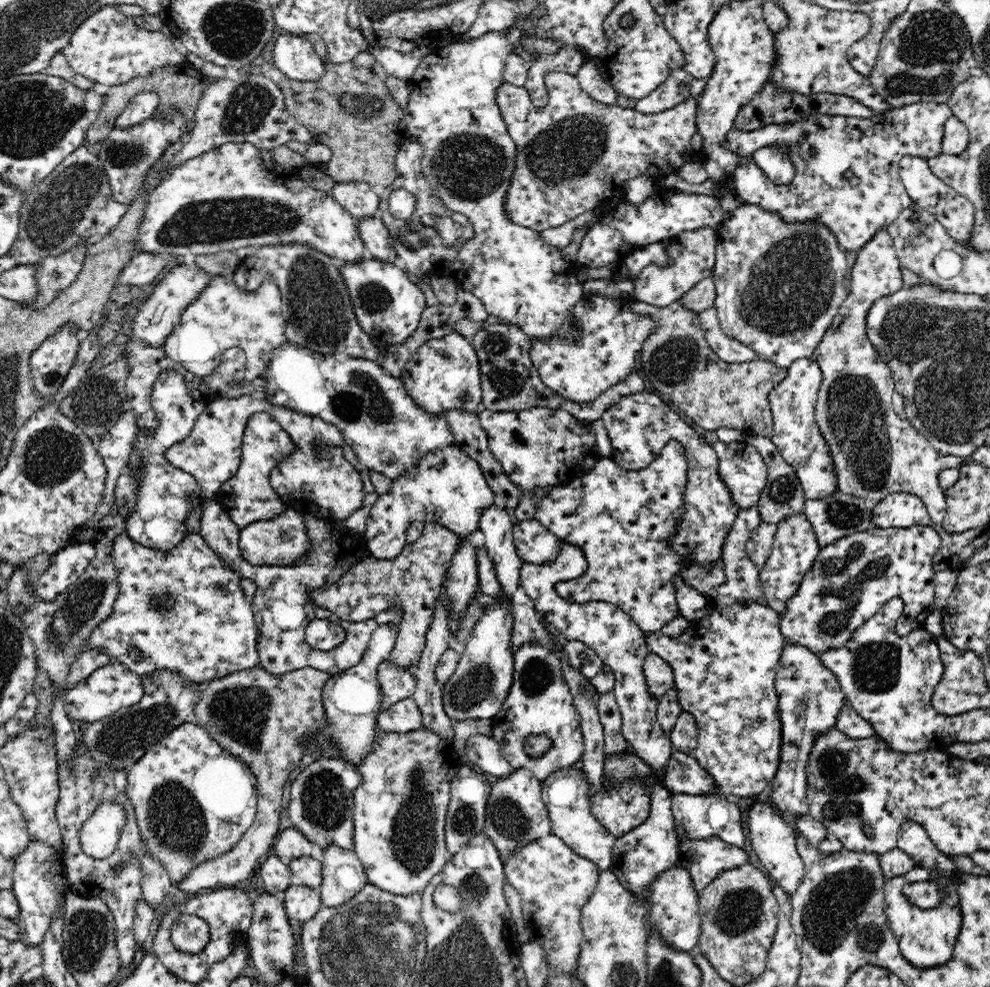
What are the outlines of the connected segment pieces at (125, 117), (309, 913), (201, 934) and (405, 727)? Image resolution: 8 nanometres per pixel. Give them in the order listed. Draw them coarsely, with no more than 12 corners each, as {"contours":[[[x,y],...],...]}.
{"contours":[[[155,92],[132,96],[113,128],[130,128],[153,116]],[[290,885],[283,902],[288,917],[302,922],[322,906],[319,889]],[[181,915],[170,936],[176,949],[198,954],[209,943],[209,924]],[[413,697],[377,714],[378,731],[405,733],[423,726]]]}

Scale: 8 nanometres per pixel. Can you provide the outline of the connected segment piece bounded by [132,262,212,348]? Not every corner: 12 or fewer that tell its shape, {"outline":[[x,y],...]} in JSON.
{"outline":[[176,265],[142,304],[134,336],[162,348],[210,275]]}

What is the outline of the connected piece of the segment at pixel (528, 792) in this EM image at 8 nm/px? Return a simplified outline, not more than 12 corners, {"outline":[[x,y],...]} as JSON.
{"outline":[[528,769],[492,784],[484,833],[503,864],[551,834]]}

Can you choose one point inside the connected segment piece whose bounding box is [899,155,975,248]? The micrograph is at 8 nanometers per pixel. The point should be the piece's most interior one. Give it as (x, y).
(956, 213)

